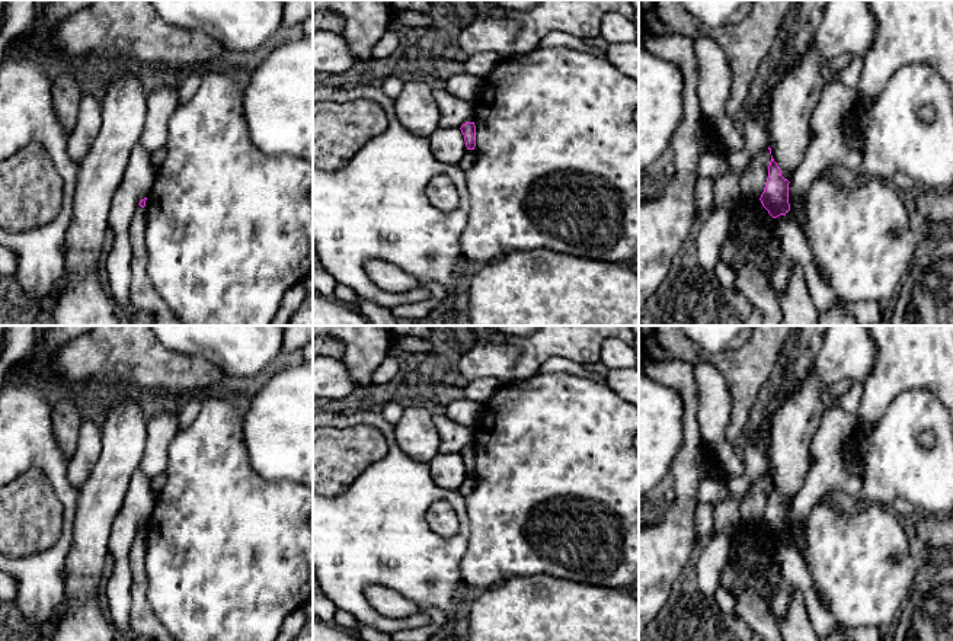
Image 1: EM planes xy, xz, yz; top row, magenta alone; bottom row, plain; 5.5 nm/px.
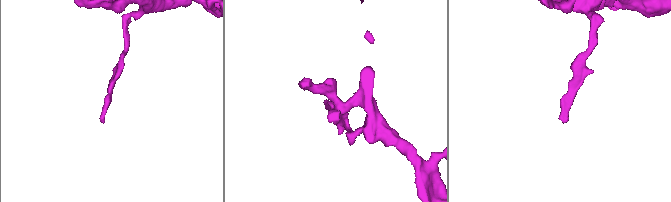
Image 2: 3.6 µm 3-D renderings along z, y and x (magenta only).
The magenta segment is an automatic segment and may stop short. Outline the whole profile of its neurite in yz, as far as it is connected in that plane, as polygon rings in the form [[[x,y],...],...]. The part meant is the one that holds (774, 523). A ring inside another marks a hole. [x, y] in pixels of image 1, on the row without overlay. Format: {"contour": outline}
{"contour": [[[771,481],[767,509],[759,526],[773,544],[786,541],[790,536],[789,509]]]}

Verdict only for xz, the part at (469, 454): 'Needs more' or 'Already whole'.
Already whole

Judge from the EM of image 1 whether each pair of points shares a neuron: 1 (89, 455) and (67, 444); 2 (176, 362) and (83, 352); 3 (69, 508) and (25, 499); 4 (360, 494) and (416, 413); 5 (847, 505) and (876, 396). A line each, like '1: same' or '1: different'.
1: different
2: same
3: different
4: different
5: different

